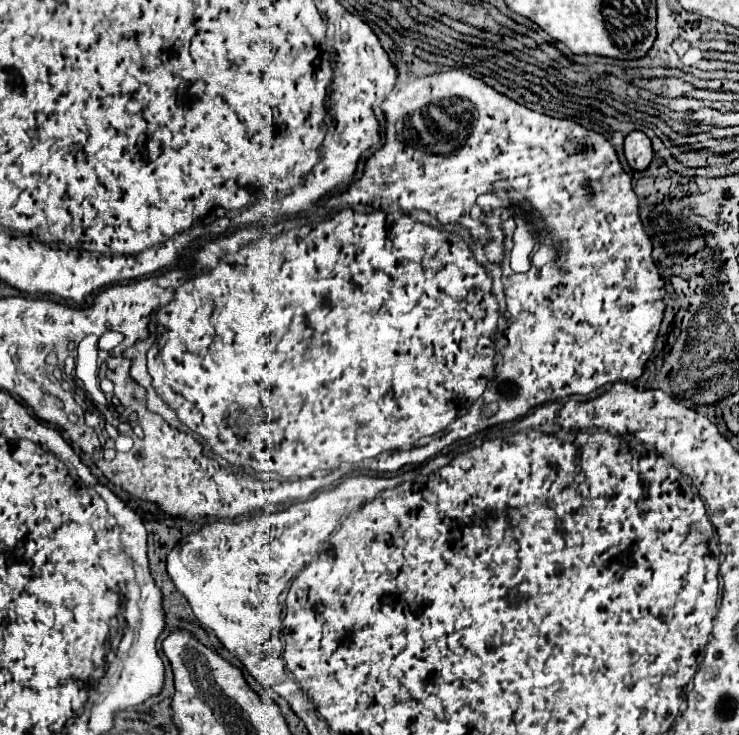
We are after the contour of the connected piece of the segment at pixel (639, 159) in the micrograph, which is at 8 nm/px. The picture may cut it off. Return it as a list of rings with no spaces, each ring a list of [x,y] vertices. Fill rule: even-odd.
[[[630,132],[624,140],[624,156],[632,170],[646,170],[654,158],[654,150],[648,136],[644,132]]]

